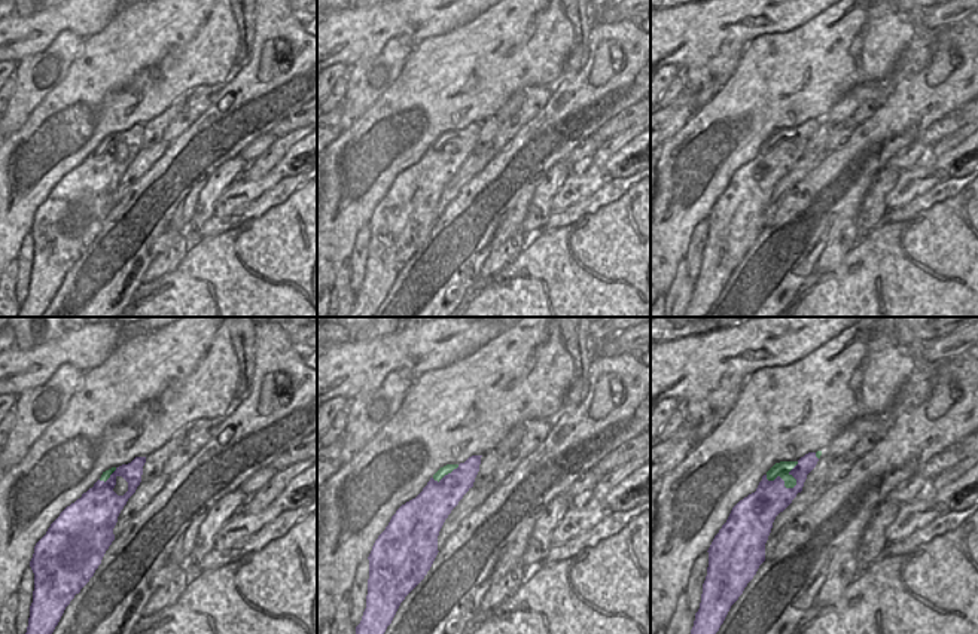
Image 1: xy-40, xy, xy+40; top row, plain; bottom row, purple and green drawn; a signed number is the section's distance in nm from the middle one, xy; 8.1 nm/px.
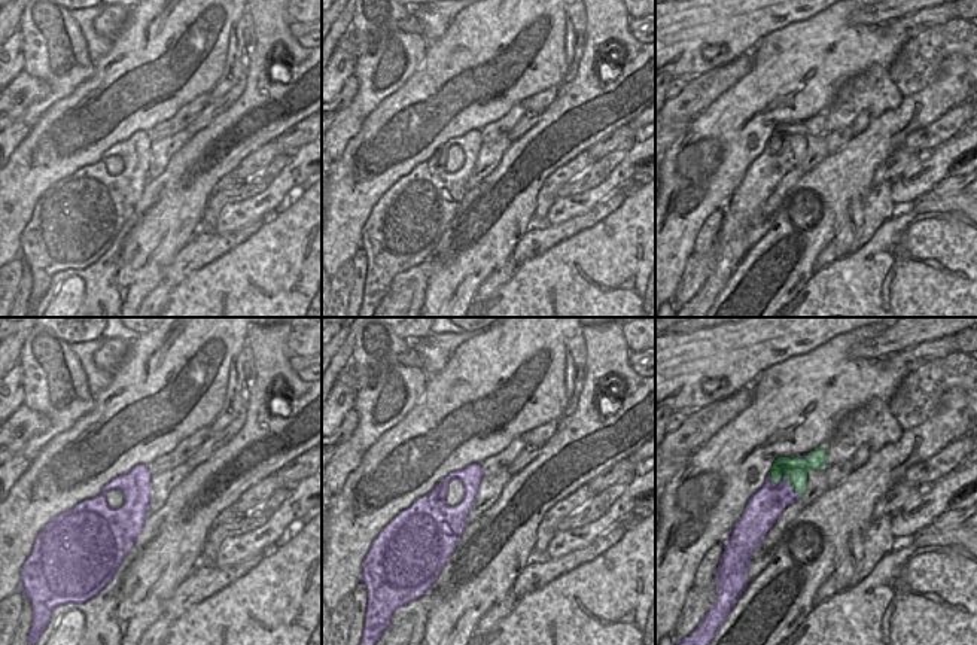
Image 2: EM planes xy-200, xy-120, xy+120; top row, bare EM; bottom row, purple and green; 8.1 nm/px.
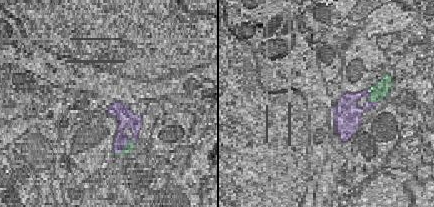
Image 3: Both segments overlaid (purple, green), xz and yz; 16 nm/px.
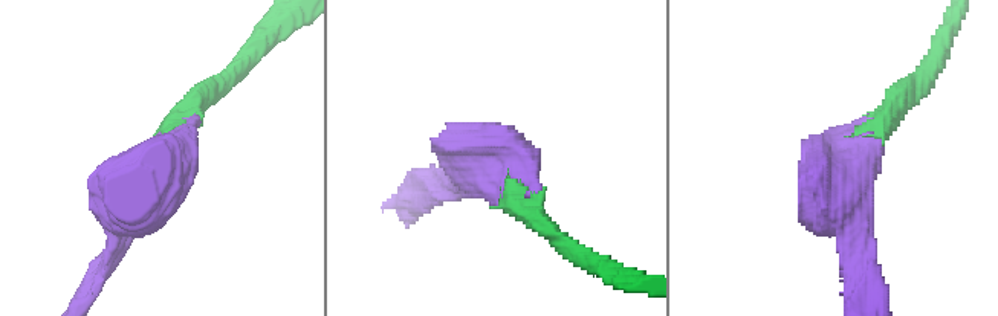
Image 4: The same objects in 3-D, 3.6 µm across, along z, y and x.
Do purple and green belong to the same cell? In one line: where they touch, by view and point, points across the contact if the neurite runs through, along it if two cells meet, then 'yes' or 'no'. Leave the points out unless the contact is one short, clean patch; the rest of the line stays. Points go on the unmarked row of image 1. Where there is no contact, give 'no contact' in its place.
contact xy+40 (789, 155); yes

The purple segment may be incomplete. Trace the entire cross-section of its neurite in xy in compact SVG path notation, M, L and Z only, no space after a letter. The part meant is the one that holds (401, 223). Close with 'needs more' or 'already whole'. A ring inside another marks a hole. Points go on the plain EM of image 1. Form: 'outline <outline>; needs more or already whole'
outline M481 124L441 134L415 165L396 177L378 202L368 223L366 275L348 317L372 317L400 269L424 246L439 219L439 198L473 153Z; needs more

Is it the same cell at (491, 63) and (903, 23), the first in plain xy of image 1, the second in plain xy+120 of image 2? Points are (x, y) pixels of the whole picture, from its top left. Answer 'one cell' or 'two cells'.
two cells

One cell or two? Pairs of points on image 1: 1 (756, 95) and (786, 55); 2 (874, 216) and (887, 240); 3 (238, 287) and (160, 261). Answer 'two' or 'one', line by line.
1: one
2: two
3: two

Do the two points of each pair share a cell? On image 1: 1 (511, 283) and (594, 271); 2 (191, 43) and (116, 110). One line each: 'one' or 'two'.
1: one
2: one

